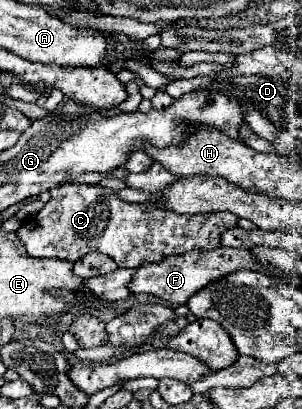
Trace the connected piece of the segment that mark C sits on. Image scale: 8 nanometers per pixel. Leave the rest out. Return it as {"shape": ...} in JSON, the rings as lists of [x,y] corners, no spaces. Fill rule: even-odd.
{"shape":[[[73,182],[65,184],[65,188],[55,188],[51,200],[35,218],[23,222],[17,236],[25,244],[29,256],[77,262],[85,254],[97,250],[111,256],[121,268],[139,268],[143,264],[161,262],[173,254],[219,248],[221,232],[233,226],[237,226],[237,218],[227,212],[205,216],[177,214],[163,206],[123,202],[111,188]]]}

